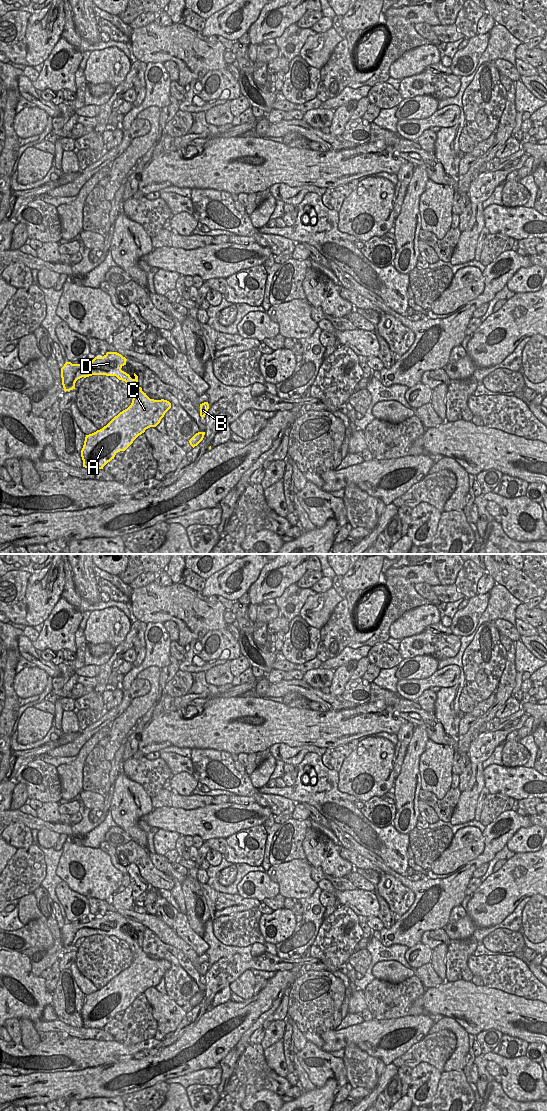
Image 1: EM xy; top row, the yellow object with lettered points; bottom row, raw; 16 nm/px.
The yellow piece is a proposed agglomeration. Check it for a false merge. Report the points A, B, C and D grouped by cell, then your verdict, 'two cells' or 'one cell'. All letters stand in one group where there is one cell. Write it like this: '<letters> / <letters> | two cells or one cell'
A B C D | one cell

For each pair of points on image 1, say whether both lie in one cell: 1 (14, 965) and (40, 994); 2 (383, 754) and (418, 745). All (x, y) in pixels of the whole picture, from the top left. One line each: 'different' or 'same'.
1: same
2: different

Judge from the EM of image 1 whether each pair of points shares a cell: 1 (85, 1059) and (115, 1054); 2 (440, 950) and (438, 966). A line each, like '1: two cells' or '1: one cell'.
1: one cell
2: one cell

